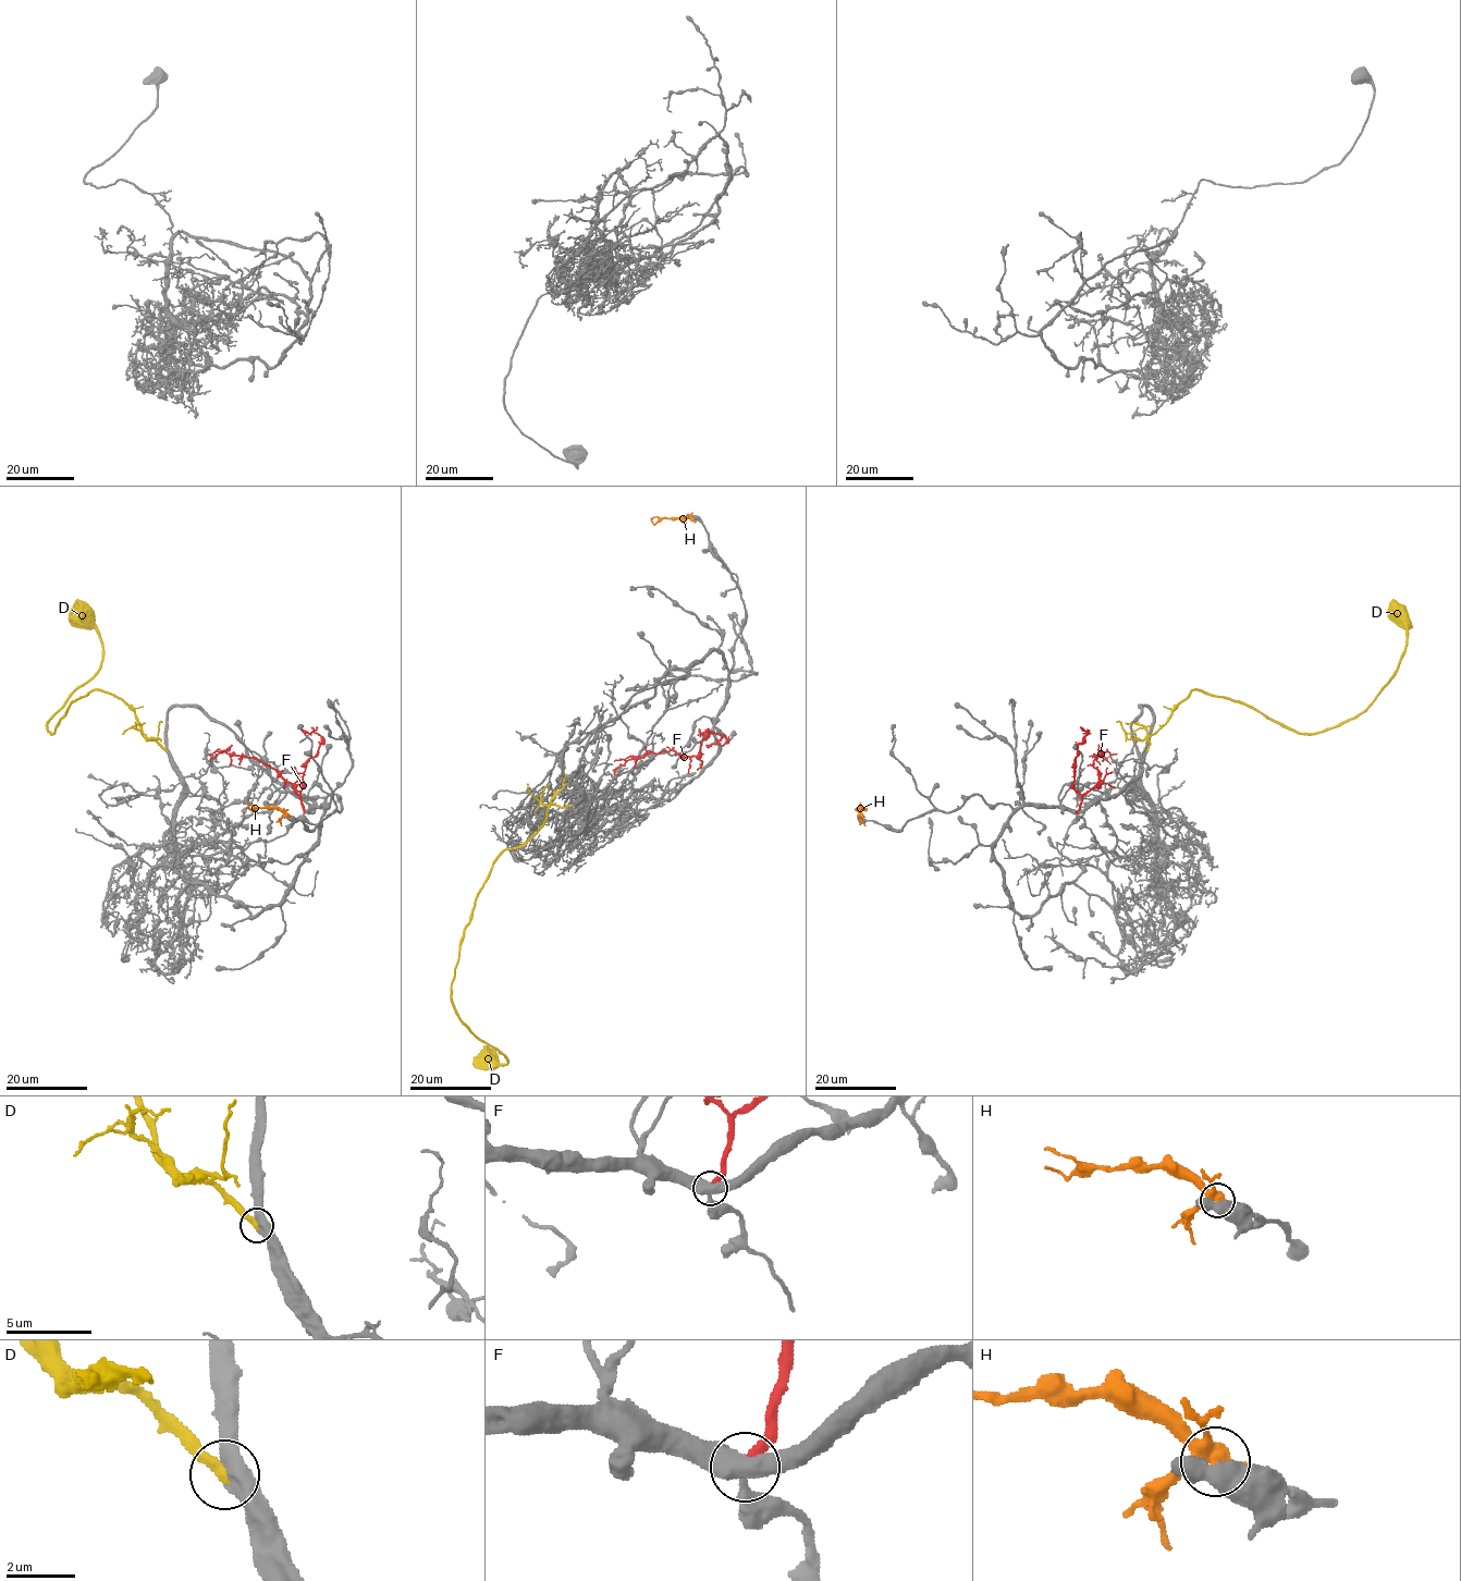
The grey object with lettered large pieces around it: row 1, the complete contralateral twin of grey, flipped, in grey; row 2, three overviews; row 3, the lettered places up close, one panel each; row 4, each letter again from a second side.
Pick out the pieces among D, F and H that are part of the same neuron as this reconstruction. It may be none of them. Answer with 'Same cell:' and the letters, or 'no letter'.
Same cell: D

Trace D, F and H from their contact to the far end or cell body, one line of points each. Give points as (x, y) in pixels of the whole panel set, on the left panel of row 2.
D: (166, 750), (122, 700), (95, 689), (47, 728), (100, 666), (95, 617), (76, 599)
F: (304, 812), (292, 784), (268, 766), (254, 758), (211, 752)
H: (286, 816), (274, 808), (246, 807)

